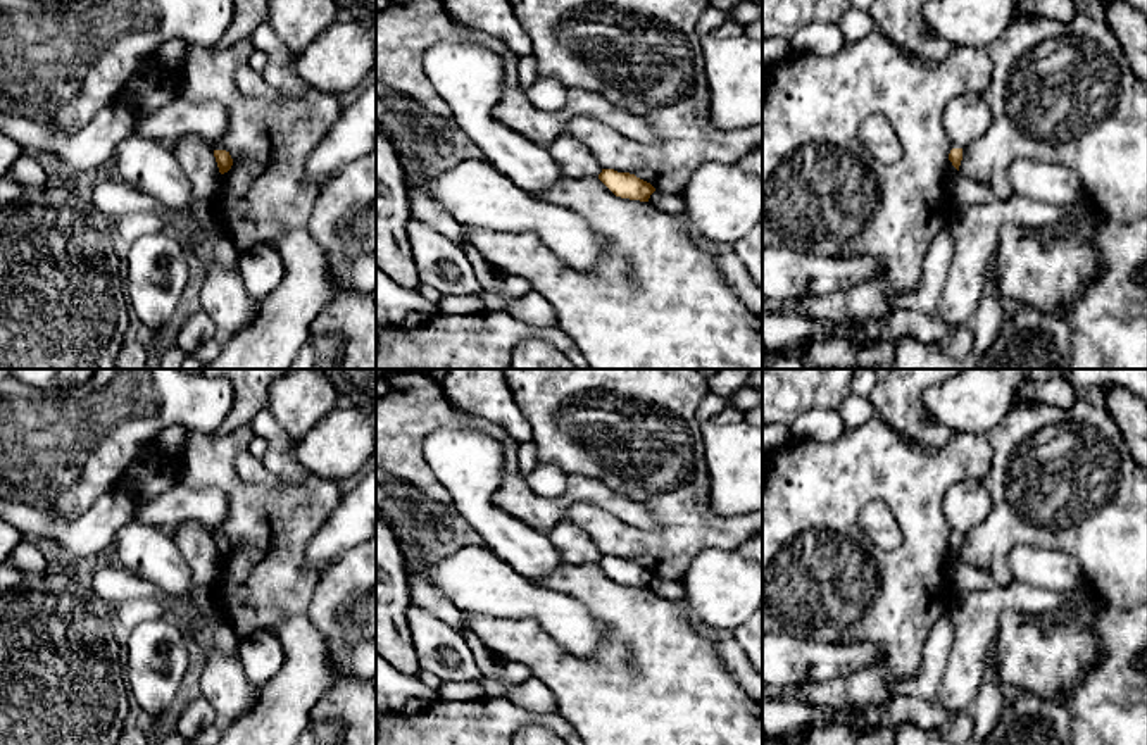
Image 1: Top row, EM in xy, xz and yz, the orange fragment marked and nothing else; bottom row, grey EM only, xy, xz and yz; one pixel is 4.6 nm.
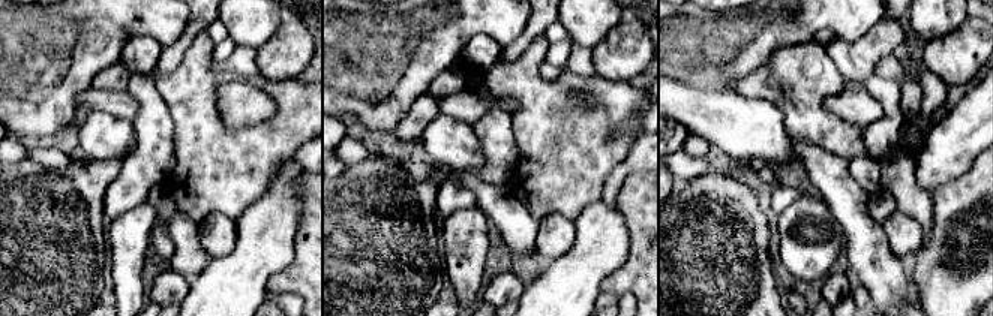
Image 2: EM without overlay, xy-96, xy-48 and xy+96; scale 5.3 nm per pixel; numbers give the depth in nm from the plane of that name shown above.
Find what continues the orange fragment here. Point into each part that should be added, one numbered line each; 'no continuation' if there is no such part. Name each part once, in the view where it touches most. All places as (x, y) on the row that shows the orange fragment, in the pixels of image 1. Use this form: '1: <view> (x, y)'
no continuation

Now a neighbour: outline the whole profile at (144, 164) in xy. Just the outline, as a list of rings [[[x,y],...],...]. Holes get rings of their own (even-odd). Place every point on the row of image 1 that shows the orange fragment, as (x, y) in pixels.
[[[136,133],[124,138],[110,160],[117,178],[195,221],[204,231],[224,235],[212,198],[195,198],[172,152]]]

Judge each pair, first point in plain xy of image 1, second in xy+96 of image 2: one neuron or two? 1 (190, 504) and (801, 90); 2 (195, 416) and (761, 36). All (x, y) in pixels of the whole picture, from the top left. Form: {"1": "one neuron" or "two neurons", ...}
{"1": "two neurons", "2": "one neuron"}

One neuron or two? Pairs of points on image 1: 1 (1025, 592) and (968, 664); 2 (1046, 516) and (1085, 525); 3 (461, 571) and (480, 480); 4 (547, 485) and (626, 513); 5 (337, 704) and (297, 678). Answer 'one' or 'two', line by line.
1: one
2: one
3: two
4: two
5: two

